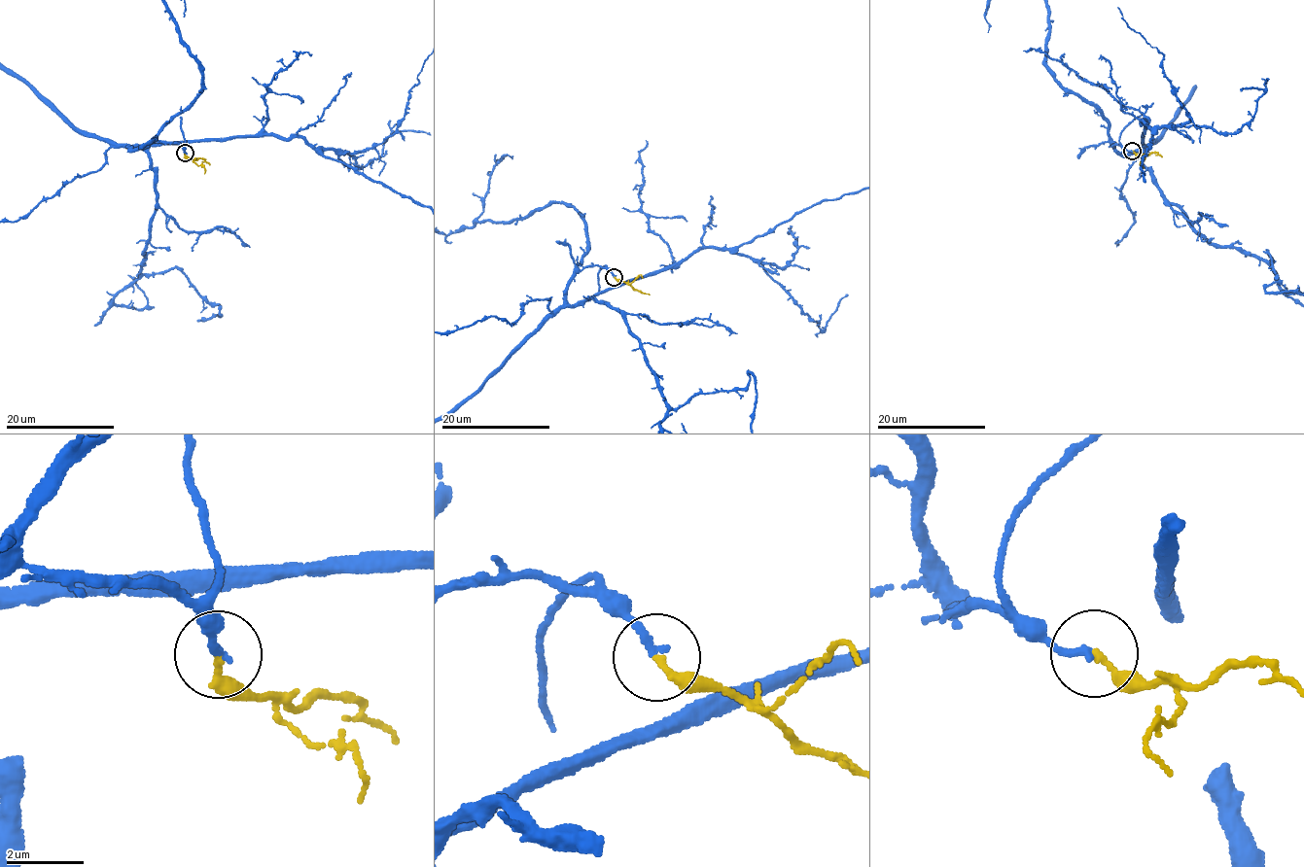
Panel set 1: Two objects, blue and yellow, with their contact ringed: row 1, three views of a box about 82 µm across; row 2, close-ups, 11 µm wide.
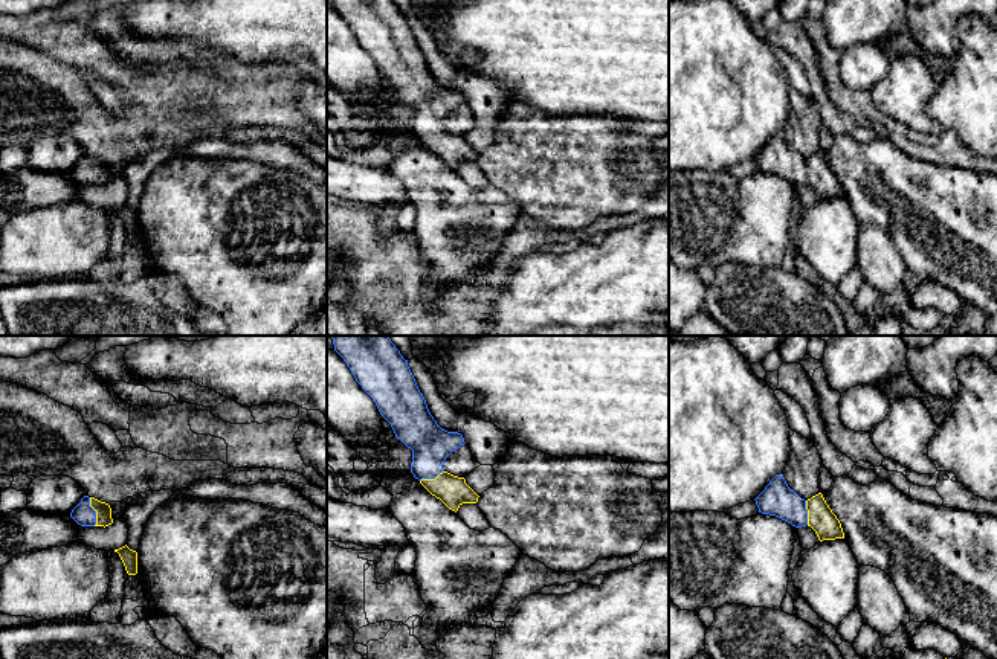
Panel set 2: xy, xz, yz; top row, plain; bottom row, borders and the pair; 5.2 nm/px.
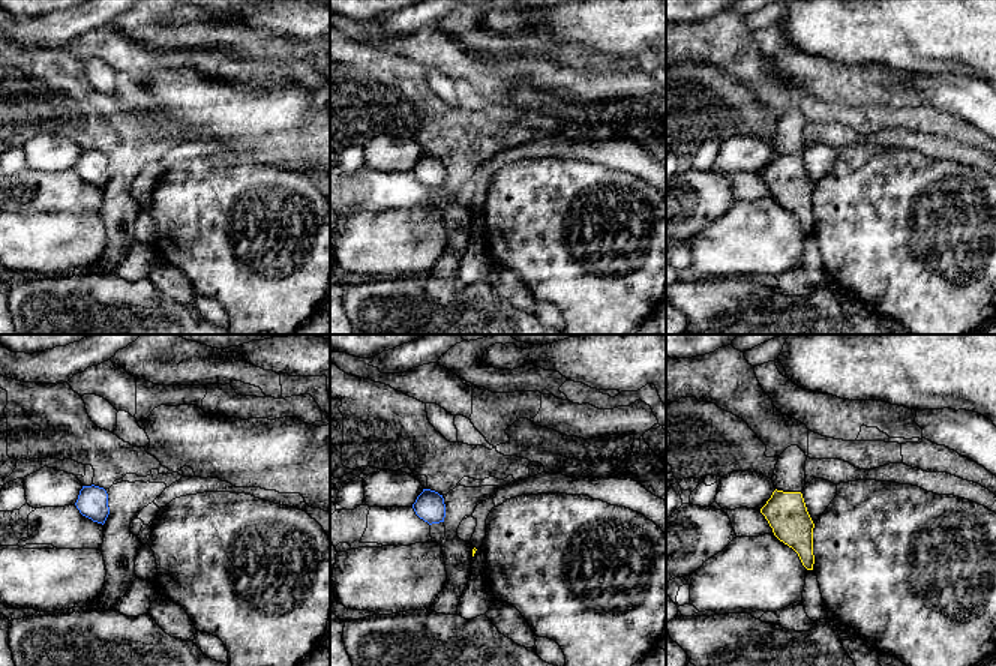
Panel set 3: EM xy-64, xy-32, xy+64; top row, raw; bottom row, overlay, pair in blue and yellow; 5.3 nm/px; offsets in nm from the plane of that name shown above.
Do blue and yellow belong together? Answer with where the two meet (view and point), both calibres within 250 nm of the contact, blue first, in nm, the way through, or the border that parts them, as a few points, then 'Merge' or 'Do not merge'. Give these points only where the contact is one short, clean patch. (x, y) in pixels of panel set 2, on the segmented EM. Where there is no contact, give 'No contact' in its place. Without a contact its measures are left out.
Touches blue at xy (95, 511). Thickness 110 nm (blue) against 80 nm. Path across: xy (83, 513), (95, 511), (103, 510). Merge

